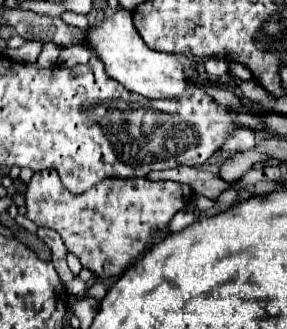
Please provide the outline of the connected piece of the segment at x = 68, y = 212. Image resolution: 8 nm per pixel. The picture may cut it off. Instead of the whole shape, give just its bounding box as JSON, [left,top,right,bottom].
[26,170,192,278]

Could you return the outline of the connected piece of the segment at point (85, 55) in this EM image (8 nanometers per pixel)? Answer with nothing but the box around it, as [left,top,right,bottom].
[60,46,92,66]

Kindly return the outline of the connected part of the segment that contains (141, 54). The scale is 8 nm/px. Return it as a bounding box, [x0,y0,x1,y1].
[86,10,188,98]

